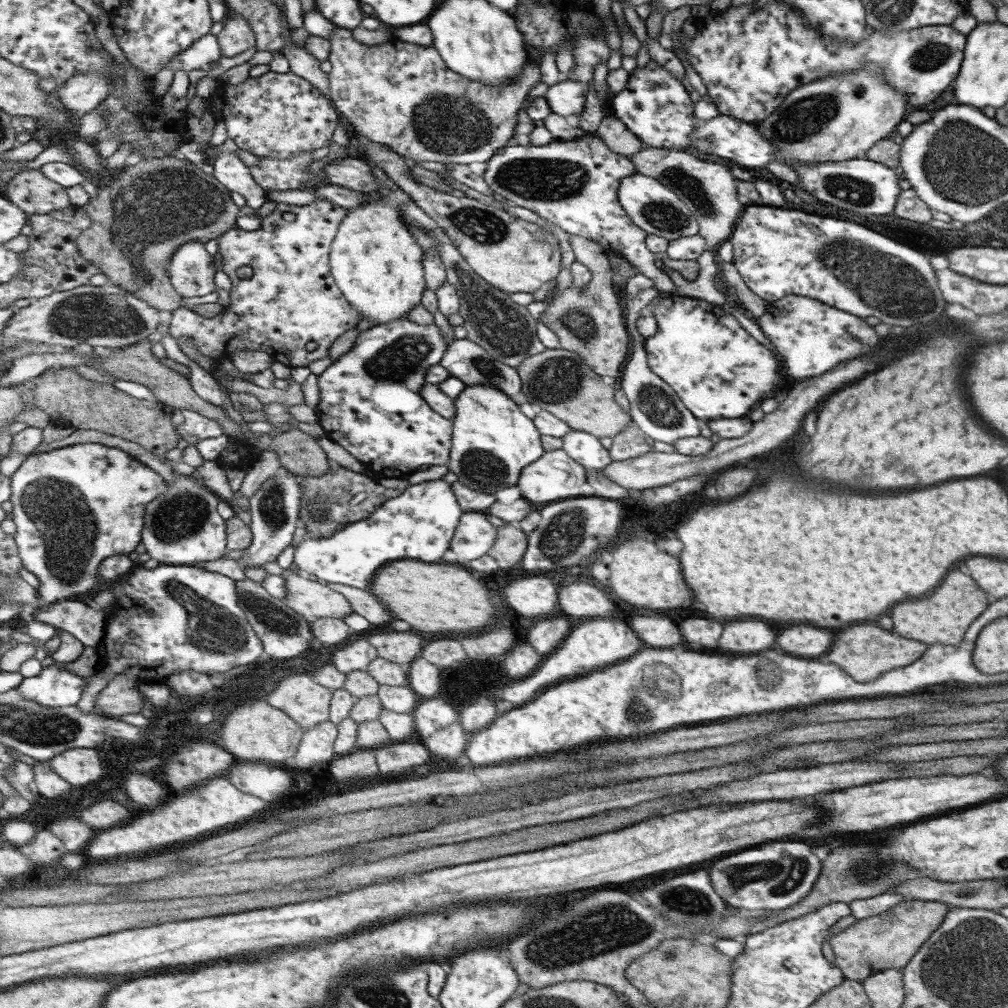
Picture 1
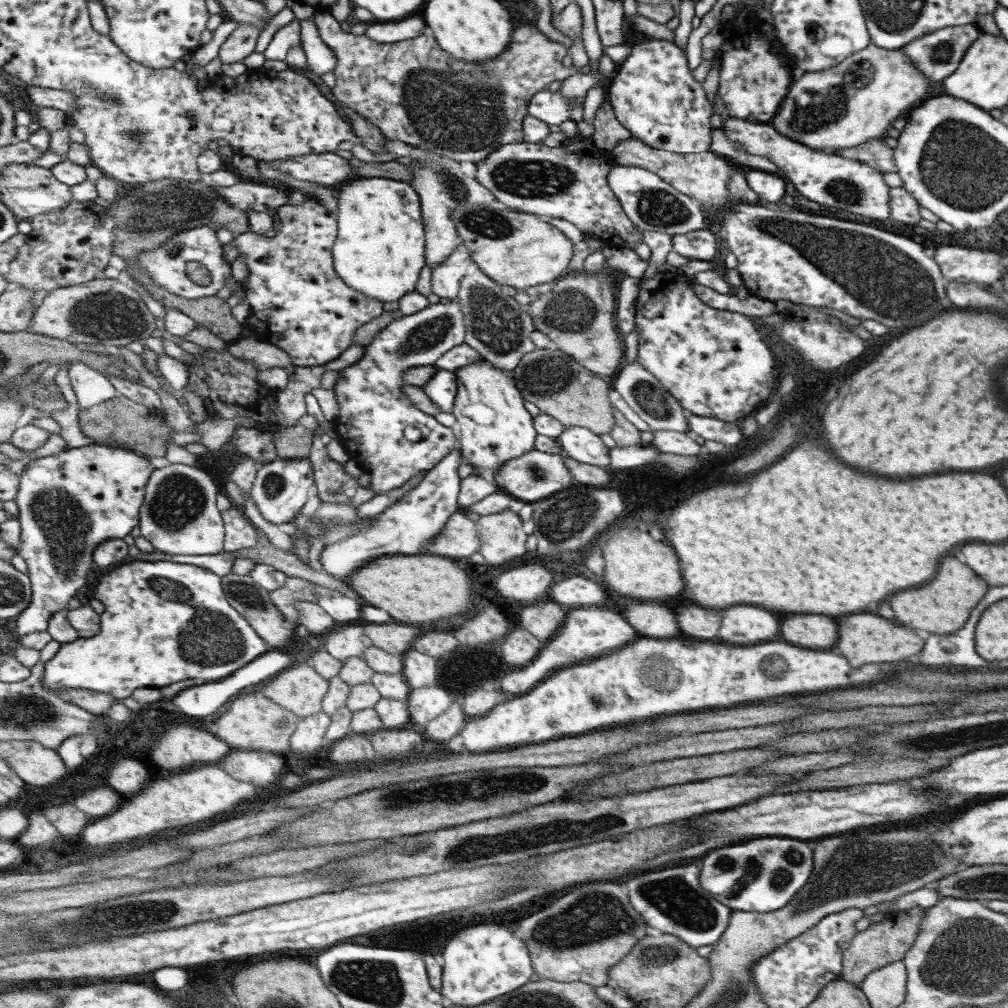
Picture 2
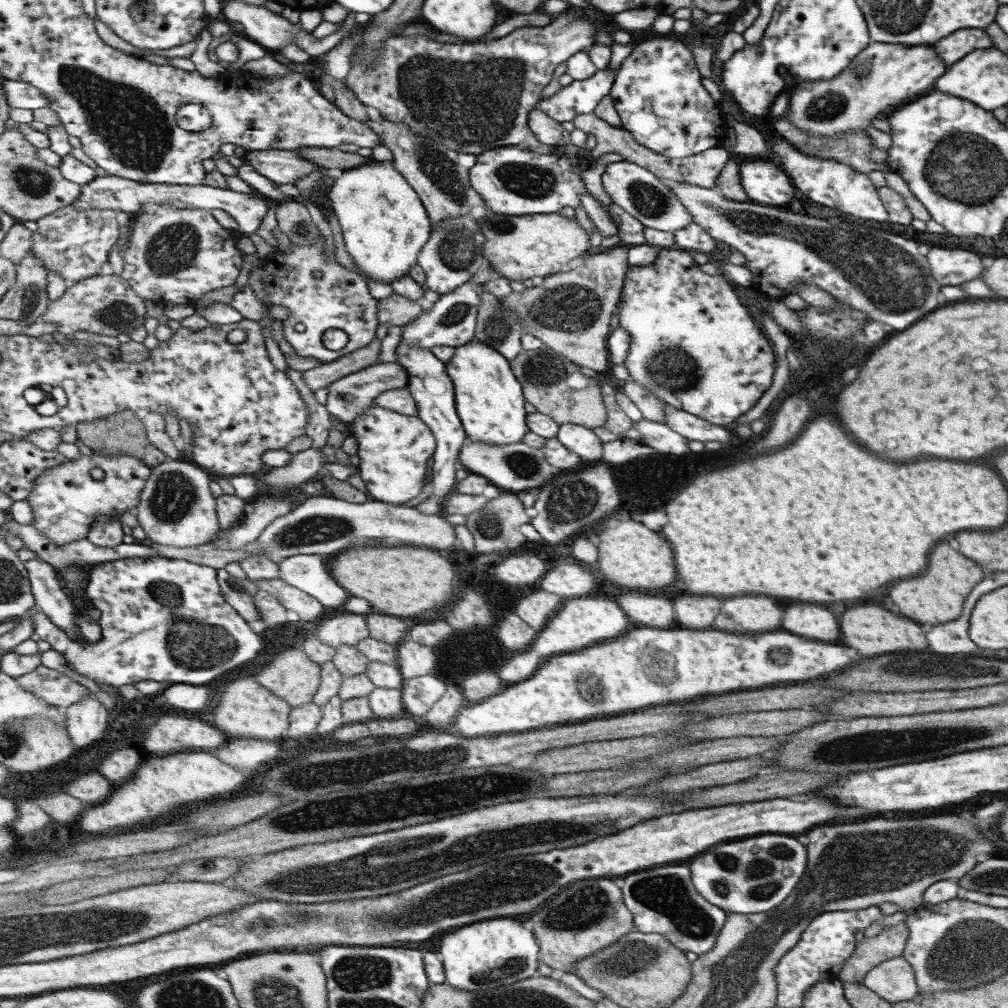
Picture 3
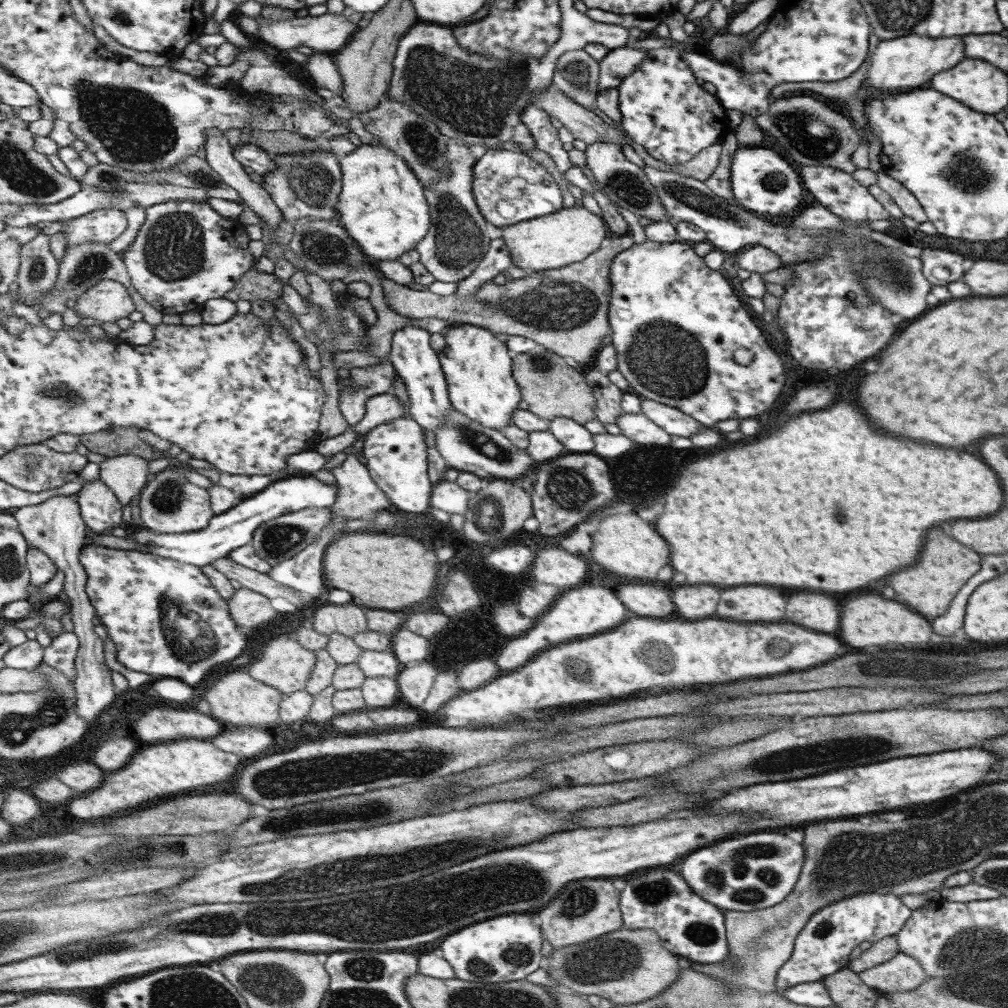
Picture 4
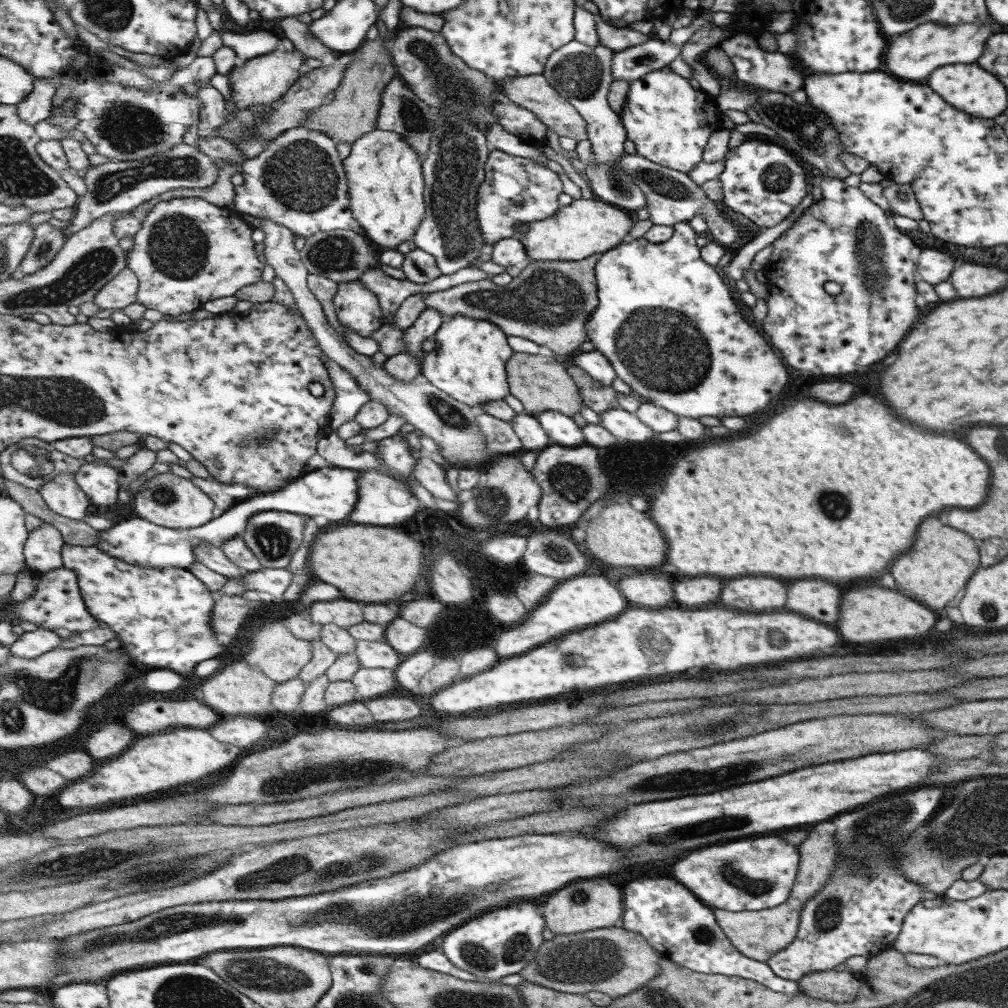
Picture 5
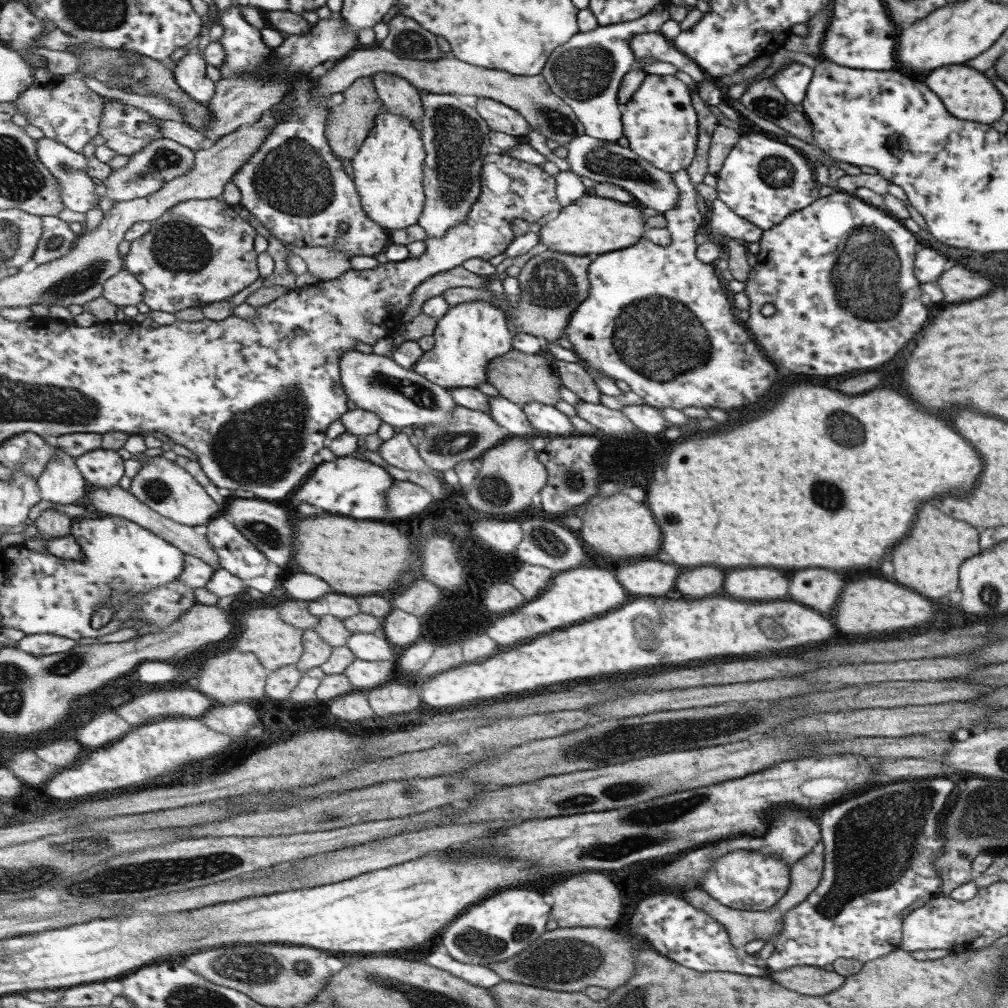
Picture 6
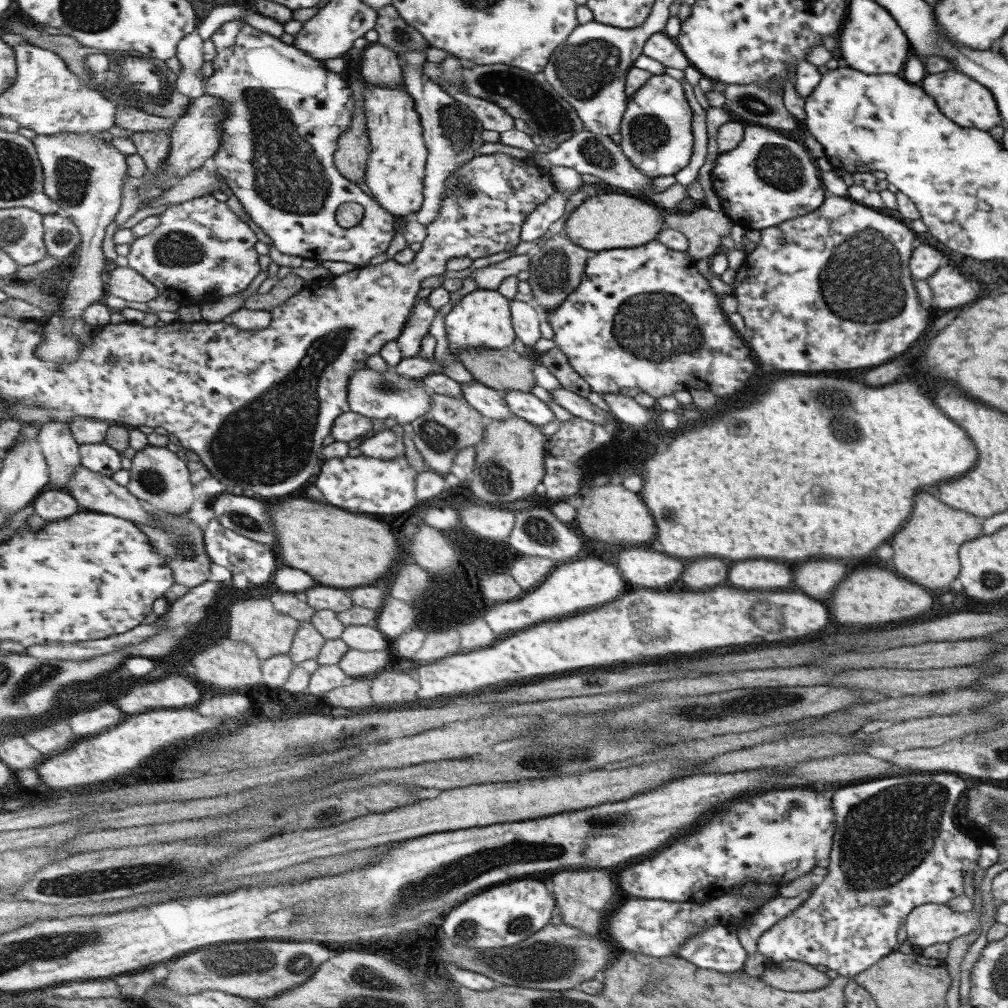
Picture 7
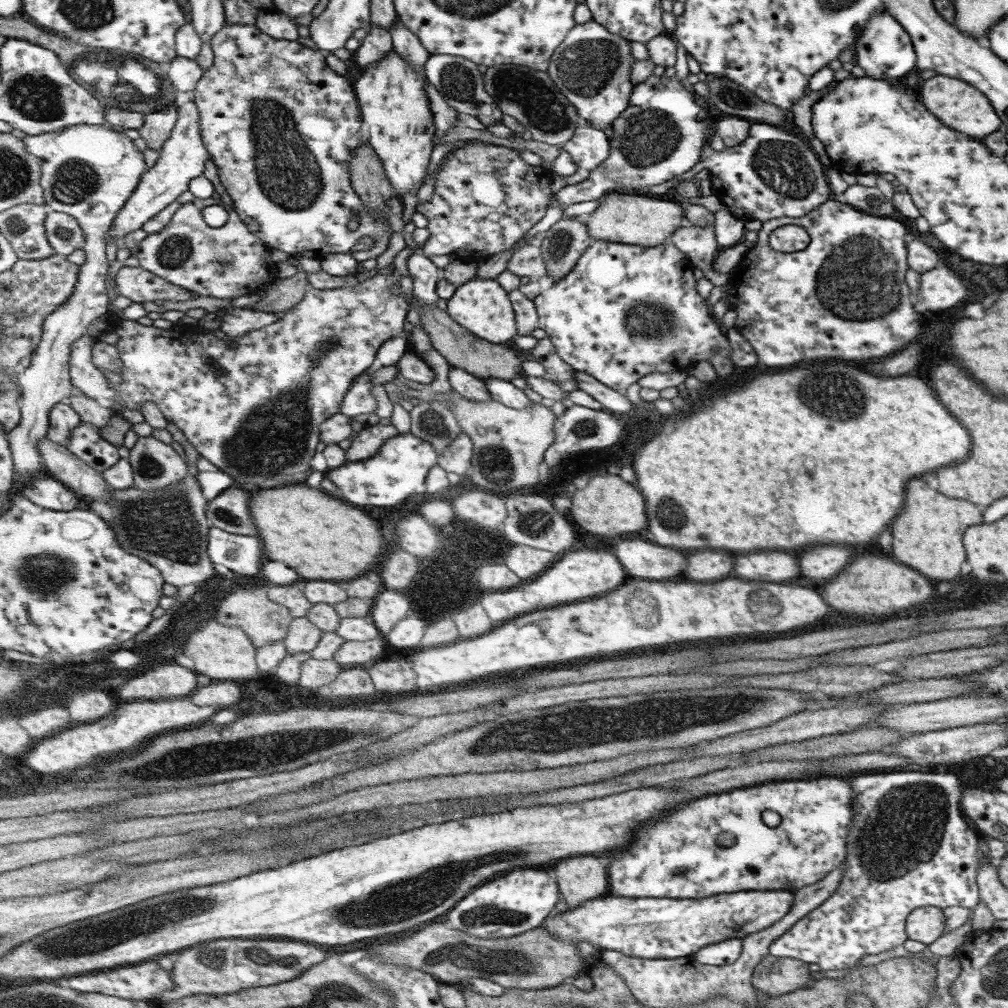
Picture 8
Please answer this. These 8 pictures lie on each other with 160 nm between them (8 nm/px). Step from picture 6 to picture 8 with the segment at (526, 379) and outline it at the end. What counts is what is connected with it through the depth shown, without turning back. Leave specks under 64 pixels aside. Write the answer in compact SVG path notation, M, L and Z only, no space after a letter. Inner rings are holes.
M399 281L398 284L393 284L394 292L398 293L398 296L403 296L410 302L412 309L414 309L420 316L420 322L424 329L430 334L432 345L434 349L439 352L450 364L450 366L462 368L480 379L487 380L488 378L500 378L503 380L511 381L516 376L523 376L523 368L521 368L521 358L517 355L517 350L514 347L495 344L477 336L472 333L468 328L465 328L462 324L450 315L448 309L441 310L439 306L426 306L416 305L417 298L414 293L414 289L409 292L403 288L403 284Z

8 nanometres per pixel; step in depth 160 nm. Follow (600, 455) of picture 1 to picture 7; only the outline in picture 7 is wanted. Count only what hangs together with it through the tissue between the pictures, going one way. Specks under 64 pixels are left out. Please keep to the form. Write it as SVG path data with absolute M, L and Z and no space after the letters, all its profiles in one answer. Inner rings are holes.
M514 390L504 393L509 408L512 408L512 411L518 417L524 418L540 427L549 424L555 418L553 410L547 406L547 403L532 392Z

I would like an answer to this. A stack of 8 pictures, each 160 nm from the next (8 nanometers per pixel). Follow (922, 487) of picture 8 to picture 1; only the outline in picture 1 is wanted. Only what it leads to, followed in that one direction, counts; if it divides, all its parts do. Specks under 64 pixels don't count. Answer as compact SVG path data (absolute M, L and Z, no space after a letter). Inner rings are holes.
M949 570L947 576L941 580L941 584L925 598L903 600L891 608L893 632L899 632L899 636L903 638L919 640L925 644L959 646L966 628L985 610L989 601L986 592L981 590L969 576L965 576L959 570Z

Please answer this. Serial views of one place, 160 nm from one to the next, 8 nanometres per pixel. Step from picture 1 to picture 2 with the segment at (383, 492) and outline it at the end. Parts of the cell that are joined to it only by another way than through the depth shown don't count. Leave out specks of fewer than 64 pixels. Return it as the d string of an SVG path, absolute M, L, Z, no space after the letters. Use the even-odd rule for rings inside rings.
M313 435L310 449L316 478L314 490L321 504L334 502L358 507L375 498L377 494L371 487L359 486L357 478L346 473L344 464L330 456L326 437Z

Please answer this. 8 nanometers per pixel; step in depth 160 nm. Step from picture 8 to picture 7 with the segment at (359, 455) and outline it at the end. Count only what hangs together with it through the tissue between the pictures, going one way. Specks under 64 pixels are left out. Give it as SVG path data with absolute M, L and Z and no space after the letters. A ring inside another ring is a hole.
M396 428L382 430L362 441L358 447L363 455L384 461L402 457L405 445L402 433Z

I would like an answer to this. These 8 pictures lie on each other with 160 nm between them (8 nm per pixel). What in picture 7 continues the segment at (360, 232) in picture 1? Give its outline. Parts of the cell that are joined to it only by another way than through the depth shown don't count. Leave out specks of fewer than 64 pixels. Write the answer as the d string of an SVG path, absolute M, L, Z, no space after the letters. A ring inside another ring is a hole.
M367 84L366 115L372 144L367 163L367 186L376 201L398 221L421 210L430 149L426 145L422 116L411 94L403 88Z

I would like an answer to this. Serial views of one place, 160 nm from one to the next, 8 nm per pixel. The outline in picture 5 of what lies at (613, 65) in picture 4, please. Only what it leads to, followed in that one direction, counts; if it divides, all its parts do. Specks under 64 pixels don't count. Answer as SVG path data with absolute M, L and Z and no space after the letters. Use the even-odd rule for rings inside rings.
M658 39L619 53L615 52L614 77L616 80L633 83L654 70L667 67L680 56L681 49L683 43L681 46L675 46L674 43Z

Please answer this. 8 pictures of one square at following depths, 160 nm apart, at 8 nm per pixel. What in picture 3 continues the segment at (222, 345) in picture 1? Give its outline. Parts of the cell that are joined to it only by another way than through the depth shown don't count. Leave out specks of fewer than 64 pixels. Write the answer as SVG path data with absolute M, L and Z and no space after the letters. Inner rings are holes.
M323 237L316 244L292 244L288 252L275 251L265 257L263 282L273 305L289 311L285 323L285 336L301 357L311 357L328 363L373 343L379 328L379 300L369 292L368 280L356 272L347 270L333 256L325 263ZM329 328L343 330L349 341L343 349L333 351L325 348L323 334Z

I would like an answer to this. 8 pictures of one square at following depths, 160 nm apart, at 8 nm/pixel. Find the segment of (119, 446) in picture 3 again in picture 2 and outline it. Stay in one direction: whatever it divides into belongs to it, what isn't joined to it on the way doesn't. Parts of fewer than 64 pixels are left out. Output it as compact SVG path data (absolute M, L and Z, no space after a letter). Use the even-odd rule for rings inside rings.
M122 397L81 412L80 425L82 431L95 441L99 441L99 444L102 444L102 441L118 441L139 454L145 454L148 458L166 458L168 442L177 437L161 410L147 408L147 404L139 404L139 400Z

